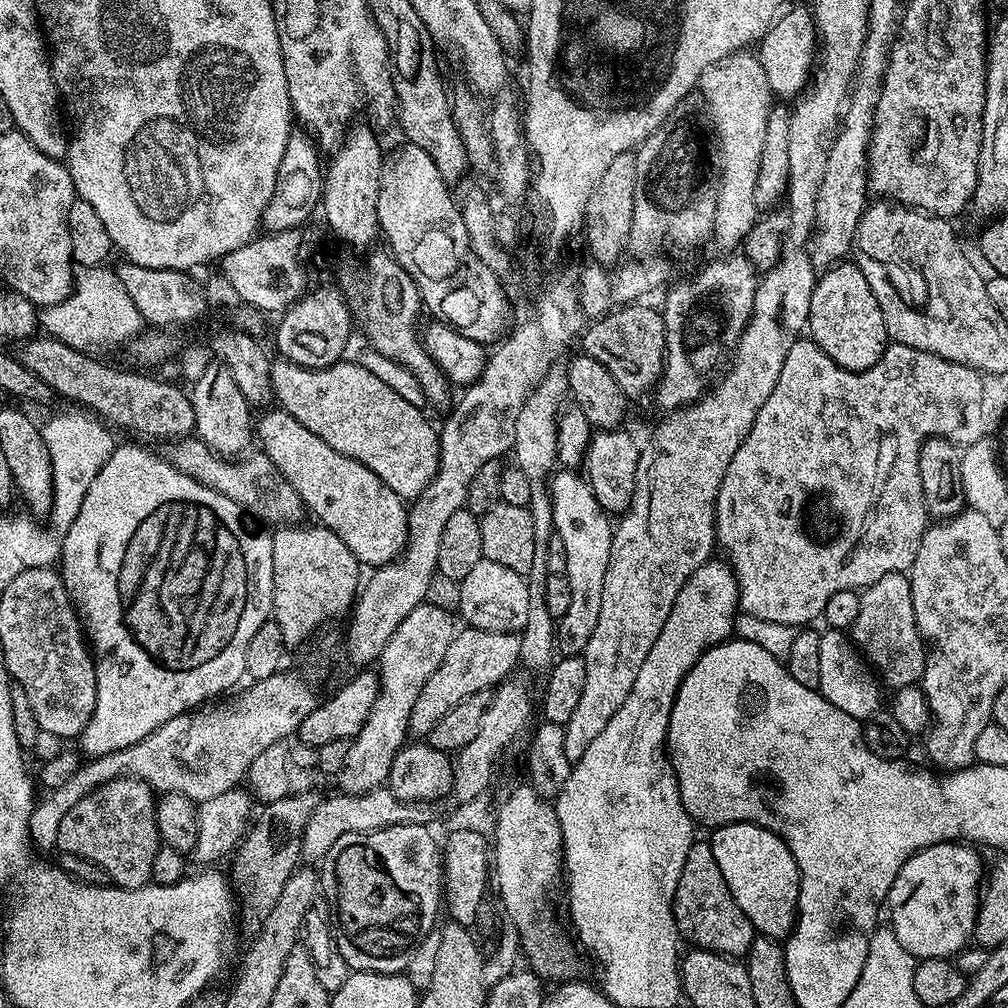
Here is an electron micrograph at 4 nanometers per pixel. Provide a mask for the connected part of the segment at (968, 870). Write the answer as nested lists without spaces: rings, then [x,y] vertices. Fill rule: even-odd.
[[[964,842],[932,844],[912,855],[898,870],[898,878],[888,891],[886,912],[892,915],[890,926],[898,942],[910,955],[920,960],[952,958],[969,947],[982,895],[980,856],[975,850]]]

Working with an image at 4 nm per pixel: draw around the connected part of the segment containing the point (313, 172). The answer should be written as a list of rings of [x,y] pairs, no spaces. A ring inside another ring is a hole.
[[[293,134],[288,137],[286,148],[282,154],[282,162],[278,166],[276,185],[274,192],[270,194],[270,202],[266,202],[266,210],[262,221],[263,227],[268,232],[290,232],[299,229],[299,224],[304,224],[312,216],[312,211],[317,211],[322,200],[322,189],[324,186],[324,172],[322,171],[322,160],[320,164],[321,149],[315,140],[307,134]]]

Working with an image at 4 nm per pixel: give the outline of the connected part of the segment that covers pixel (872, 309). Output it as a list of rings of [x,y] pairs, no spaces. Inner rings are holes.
[[[854,262],[833,264],[817,279],[810,298],[807,331],[812,341],[836,363],[851,372],[873,368],[890,343],[882,310],[866,274]]]

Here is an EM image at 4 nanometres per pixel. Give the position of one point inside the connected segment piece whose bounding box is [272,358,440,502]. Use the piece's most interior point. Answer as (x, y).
(349, 408)

